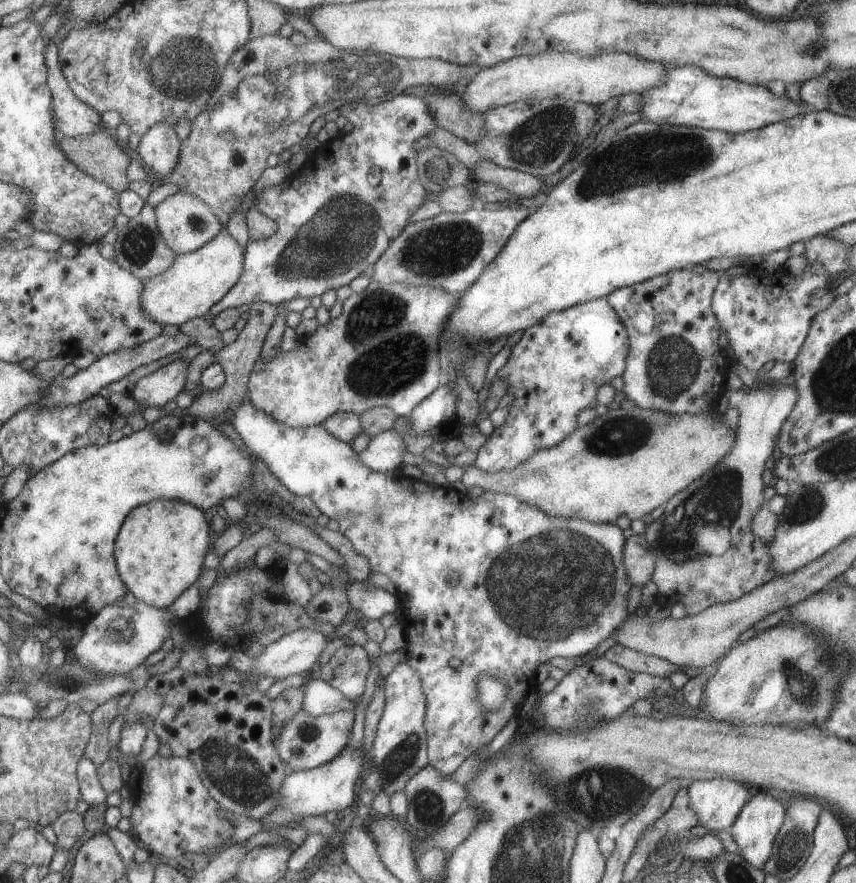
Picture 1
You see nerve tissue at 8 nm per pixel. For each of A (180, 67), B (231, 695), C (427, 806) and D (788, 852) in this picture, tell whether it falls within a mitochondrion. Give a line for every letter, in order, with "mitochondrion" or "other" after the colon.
A: mitochondrion
B: other
C: mitochondrion
D: mitochondrion

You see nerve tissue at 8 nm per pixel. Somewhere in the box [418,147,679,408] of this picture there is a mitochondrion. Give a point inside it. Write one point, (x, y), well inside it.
(437, 174)

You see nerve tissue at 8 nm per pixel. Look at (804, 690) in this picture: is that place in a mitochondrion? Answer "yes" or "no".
yes

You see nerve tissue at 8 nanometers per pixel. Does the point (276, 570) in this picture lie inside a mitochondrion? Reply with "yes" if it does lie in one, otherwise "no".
no

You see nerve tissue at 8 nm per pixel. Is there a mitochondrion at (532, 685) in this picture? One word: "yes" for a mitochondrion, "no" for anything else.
no

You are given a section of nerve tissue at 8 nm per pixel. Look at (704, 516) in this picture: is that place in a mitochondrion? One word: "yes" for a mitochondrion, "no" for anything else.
yes

